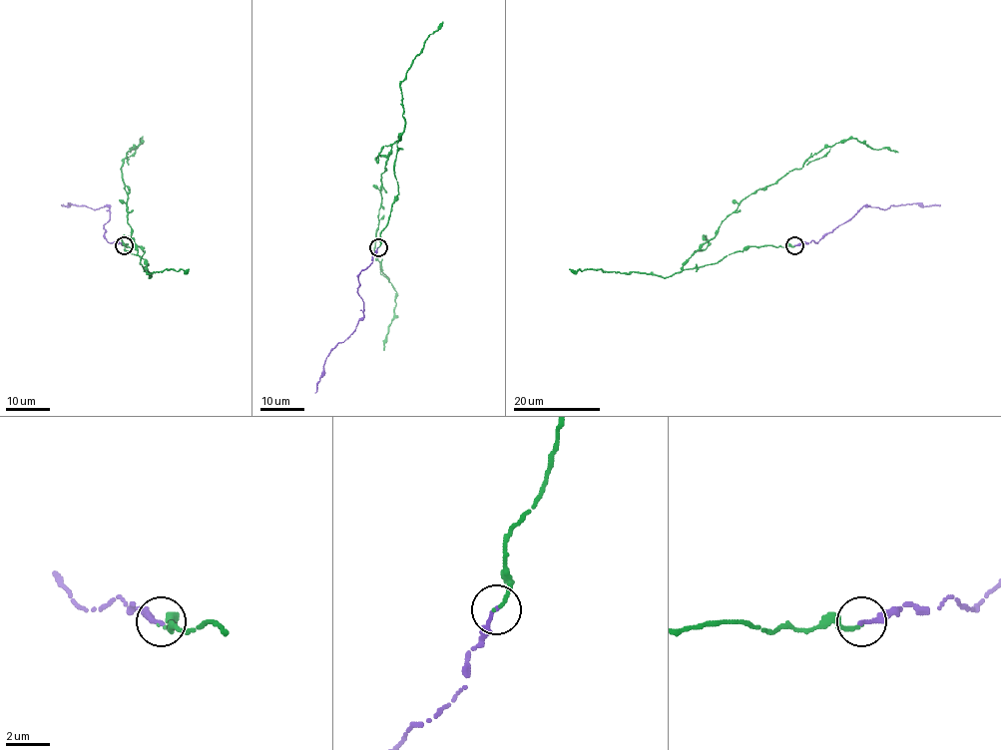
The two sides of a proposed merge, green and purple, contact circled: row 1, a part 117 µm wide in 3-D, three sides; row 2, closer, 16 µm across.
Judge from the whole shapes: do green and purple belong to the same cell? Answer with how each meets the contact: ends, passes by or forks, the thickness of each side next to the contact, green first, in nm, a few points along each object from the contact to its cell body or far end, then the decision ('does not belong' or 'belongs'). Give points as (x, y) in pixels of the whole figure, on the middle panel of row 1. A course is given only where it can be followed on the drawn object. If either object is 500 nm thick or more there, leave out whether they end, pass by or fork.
green ends; purple ends; calibres 140 and 190 nm; course green (377, 247), (398, 194), (394, 168), (400, 136), (380, 174), (374, 253), (396, 291), (384, 350); course purple (378, 247), (372, 263), (357, 277), (363, 316), (354, 330), (338, 342), (326, 358), (315, 393); belongs

